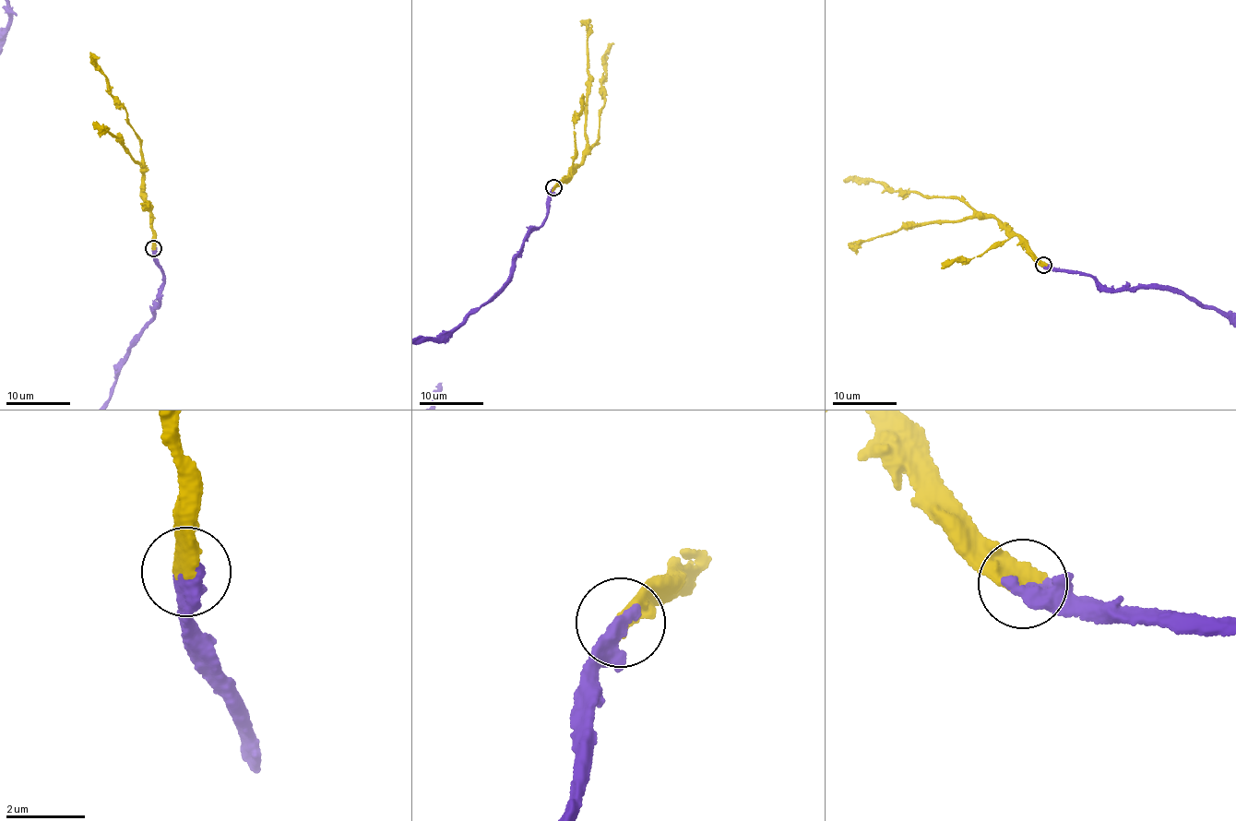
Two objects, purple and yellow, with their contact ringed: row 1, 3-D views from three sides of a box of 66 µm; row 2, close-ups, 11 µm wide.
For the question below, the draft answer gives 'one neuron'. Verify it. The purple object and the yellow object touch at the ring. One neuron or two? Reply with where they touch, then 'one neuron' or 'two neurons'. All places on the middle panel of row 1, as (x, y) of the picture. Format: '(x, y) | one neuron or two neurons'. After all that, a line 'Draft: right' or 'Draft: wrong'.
(553, 187) | one neuron
Draft: right

